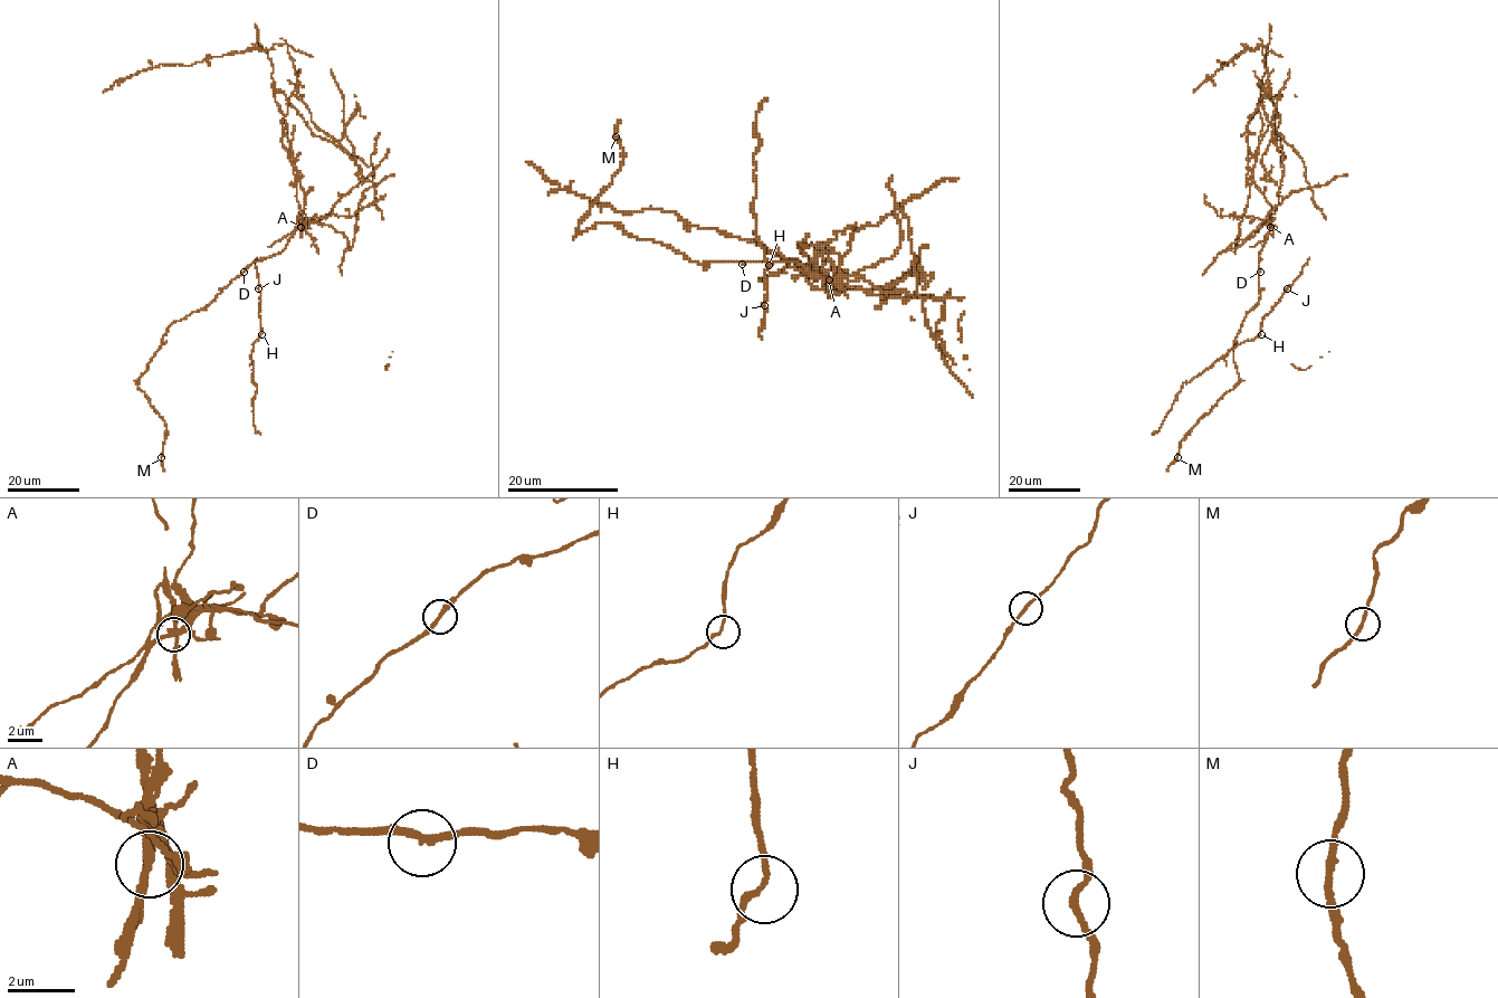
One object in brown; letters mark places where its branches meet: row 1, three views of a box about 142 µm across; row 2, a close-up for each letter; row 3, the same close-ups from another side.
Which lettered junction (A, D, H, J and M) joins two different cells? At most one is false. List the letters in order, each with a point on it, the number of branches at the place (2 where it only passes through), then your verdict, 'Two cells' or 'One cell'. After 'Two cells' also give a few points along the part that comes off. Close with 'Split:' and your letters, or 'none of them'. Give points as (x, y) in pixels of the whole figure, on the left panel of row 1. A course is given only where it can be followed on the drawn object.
A: Place: (301, 227). Branches: 2. Two cells. Course of the part to remove: (301, 227), (301, 172), (282, 141), (282, 120), (298, 87), (286, 45), (161, 64), (103, 92)
D: Place: (244, 272). Branches: 2. One cell
H: Place: (261, 334). Branches: 2. One cell
J: Place: (258, 288). Branches: 2. One cell
M: Place: (161, 457). Branches: 2. One cell
Split: A

